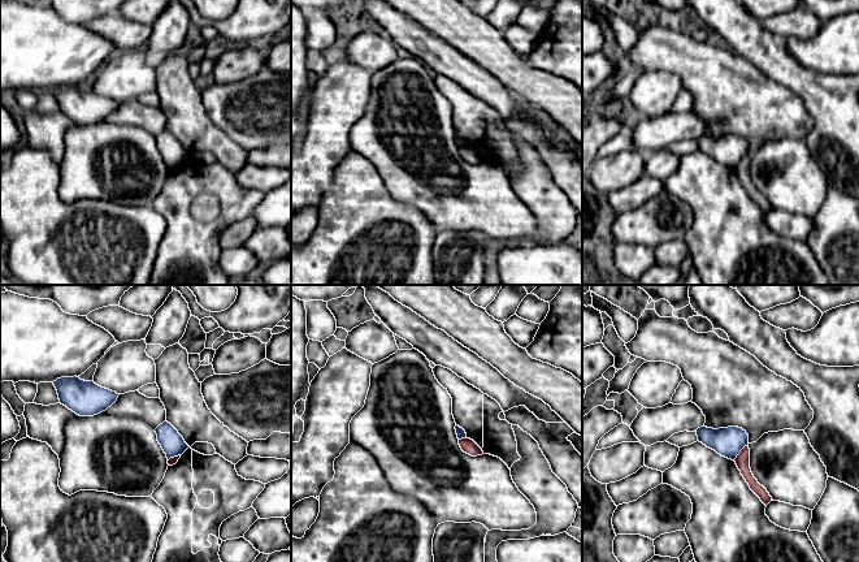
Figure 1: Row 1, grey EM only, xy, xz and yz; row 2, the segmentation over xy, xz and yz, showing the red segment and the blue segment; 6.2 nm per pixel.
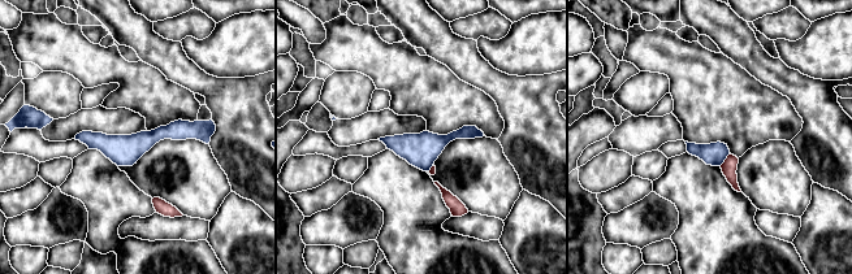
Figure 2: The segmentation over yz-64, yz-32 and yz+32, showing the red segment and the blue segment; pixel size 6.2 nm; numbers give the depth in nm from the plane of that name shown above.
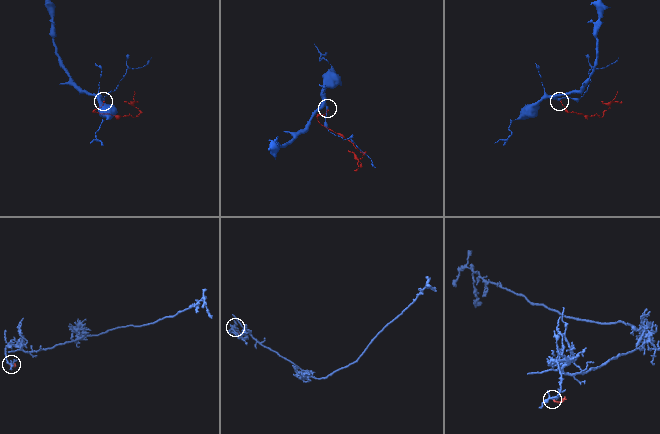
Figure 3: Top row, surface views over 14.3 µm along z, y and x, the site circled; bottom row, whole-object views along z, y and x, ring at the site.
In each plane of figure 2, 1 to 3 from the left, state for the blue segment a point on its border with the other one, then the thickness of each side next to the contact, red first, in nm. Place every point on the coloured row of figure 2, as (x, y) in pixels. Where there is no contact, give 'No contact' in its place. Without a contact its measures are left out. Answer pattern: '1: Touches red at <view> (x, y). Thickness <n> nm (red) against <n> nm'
1: No contact
2: Touches red at yz-32 (431, 168). Thickness 50 nm (red) against 220 nm
3: Touches red at yz+32 (725, 160). Thickness 100 nm (red) against 140 nm

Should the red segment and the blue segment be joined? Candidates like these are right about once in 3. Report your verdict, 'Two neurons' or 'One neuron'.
Two neurons

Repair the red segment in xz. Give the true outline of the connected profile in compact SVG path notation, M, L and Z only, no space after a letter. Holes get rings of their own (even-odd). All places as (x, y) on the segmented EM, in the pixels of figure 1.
M470 438L459 440L461 450L472 457L482 455L482 449Z

